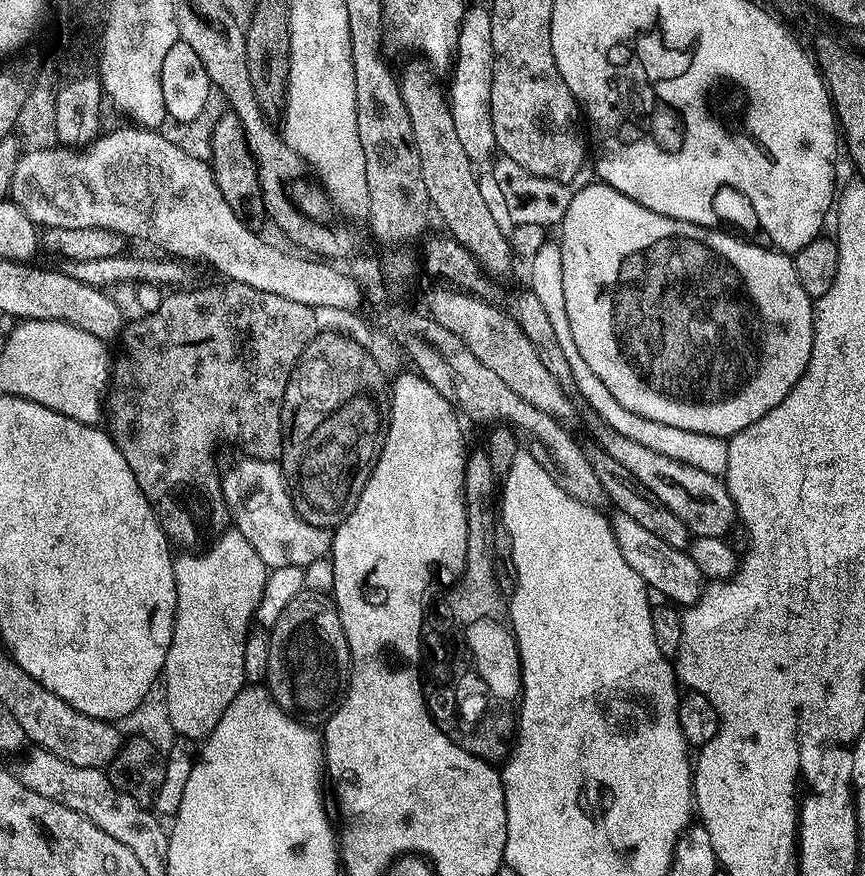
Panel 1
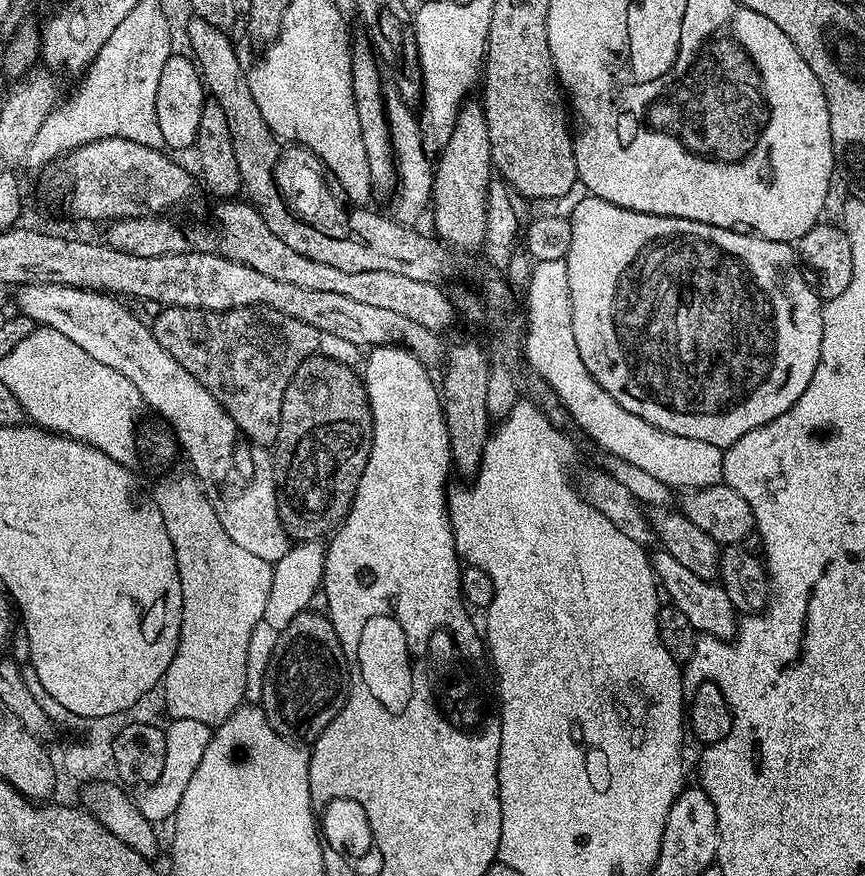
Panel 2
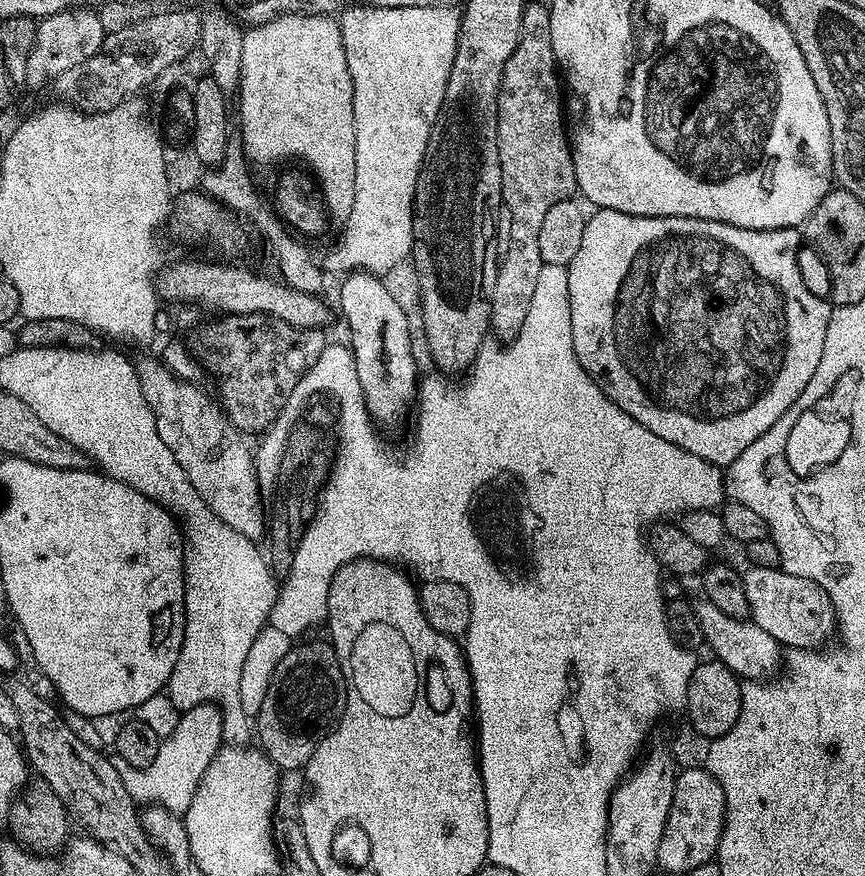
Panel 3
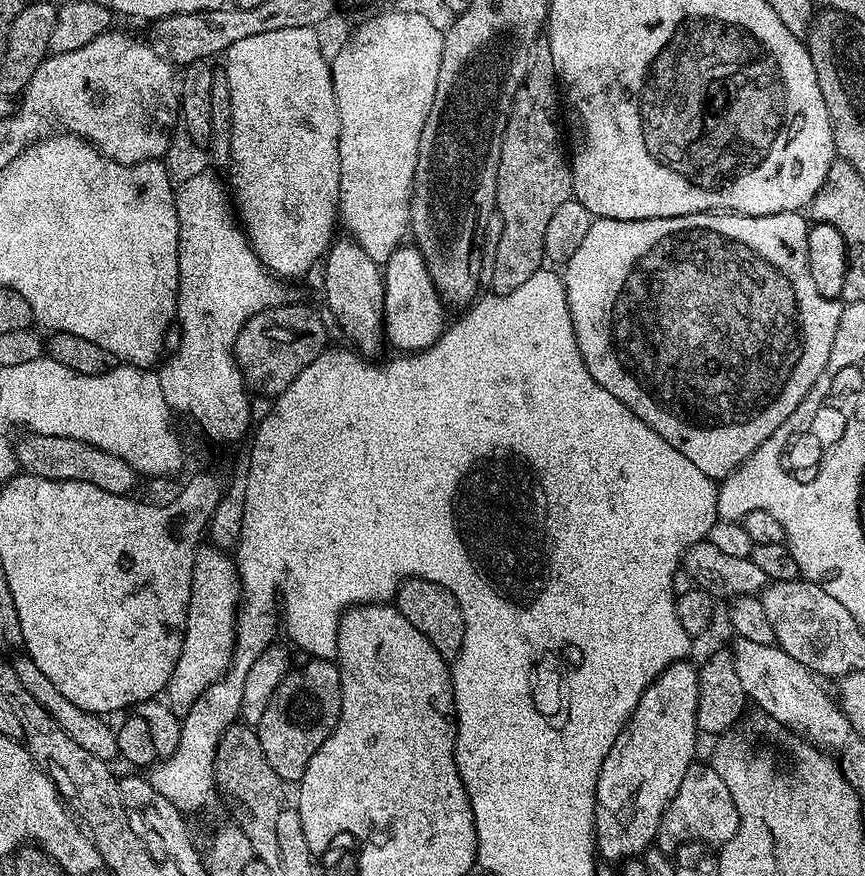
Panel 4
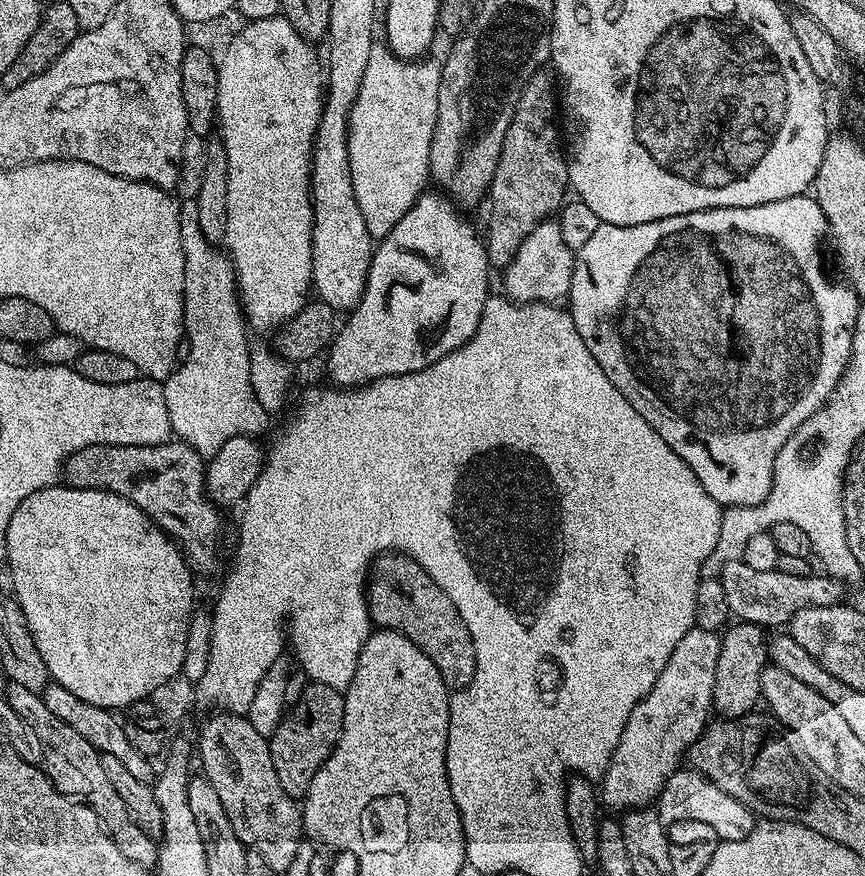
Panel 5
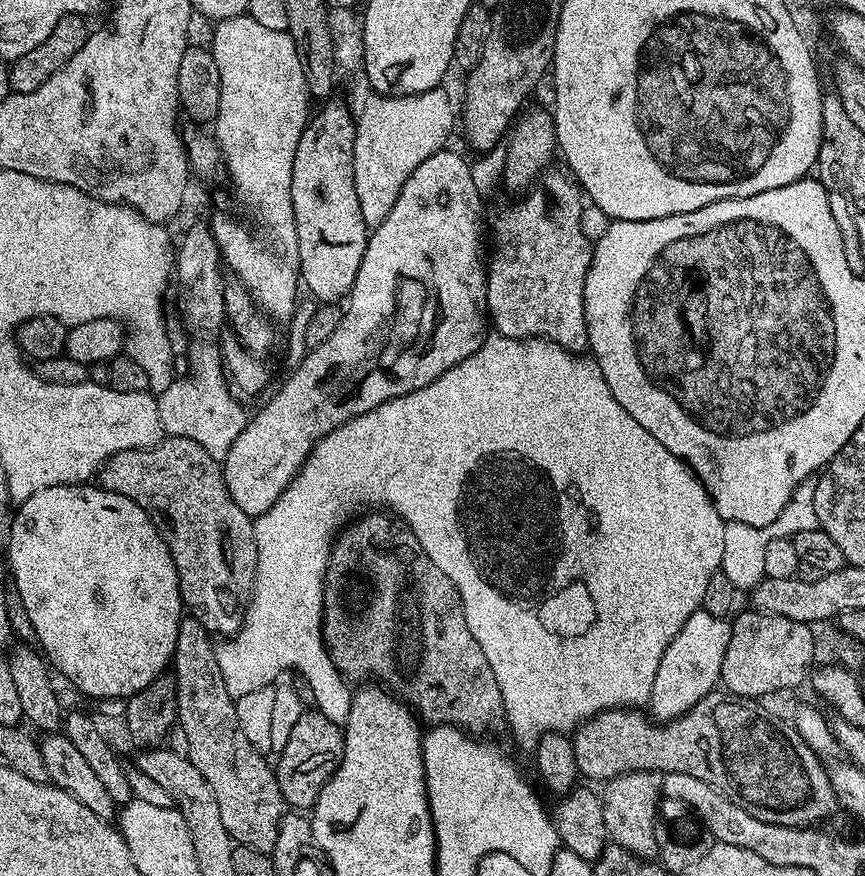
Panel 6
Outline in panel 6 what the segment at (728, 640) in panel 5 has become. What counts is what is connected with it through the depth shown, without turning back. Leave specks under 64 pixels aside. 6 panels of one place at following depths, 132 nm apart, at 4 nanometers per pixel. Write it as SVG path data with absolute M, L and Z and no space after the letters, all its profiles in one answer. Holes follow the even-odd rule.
M745 610L731 621L731 626L730 646L726 646L726 658L722 658L720 671L720 684L731 695L761 698L771 692L796 688L809 679L812 659L816 656L816 636L812 633L811 623L774 613Z

